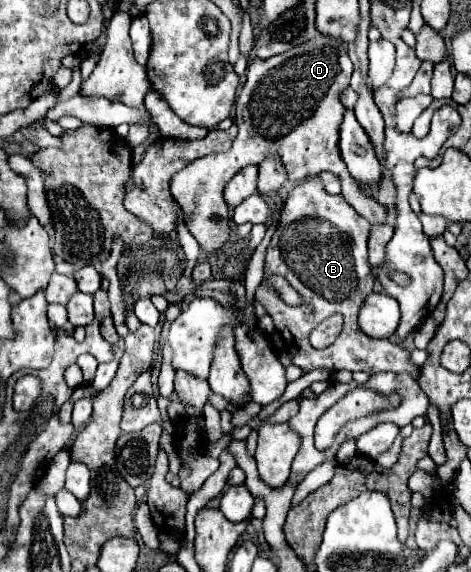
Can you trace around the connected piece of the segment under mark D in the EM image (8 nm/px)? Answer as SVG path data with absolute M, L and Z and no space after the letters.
M318 33L314 39L296 45L294 49L274 55L270 59L252 59L248 69L246 69L246 81L240 89L238 101L236 101L236 125L238 125L238 135L232 143L232 147L226 153L214 153L200 157L198 161L192 161L186 169L176 173L172 177L170 189L174 199L182 205L186 213L186 227L188 231L196 237L200 247L206 253L216 253L226 241L228 241L228 219L229 208L223 198L226 183L248 163L260 165L264 157L268 155L280 155L290 181L302 181L306 177L316 177L322 171L330 171L340 177L342 181L342 197L356 209L358 215L368 219L372 225L374 223L386 223L386 207L380 205L374 197L366 195L358 181L350 175L346 165L342 165L342 155L338 153L338 127L342 125L344 117L344 105L340 101L344 89L350 85L350 75L352 75L352 61L348 57L346 45L338 41L338 37L326 37Z

